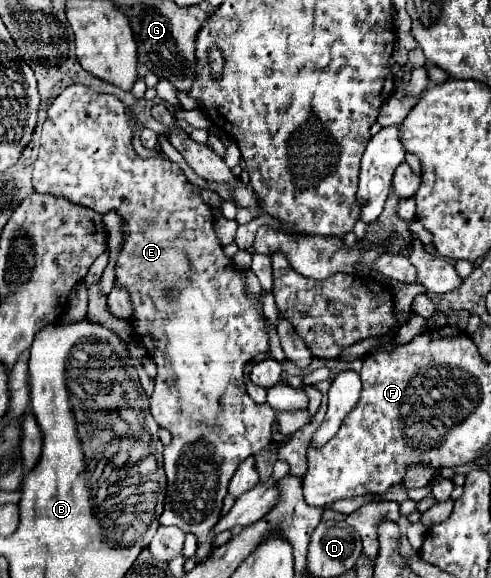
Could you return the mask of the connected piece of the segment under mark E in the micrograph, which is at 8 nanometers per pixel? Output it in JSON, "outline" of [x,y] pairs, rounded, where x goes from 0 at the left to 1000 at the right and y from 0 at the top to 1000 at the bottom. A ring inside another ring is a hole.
{"outline":[[[151,145],[138,149],[98,187],[94,197],[94,211],[86,218],[86,239],[81,239],[81,266],[77,277],[69,280],[69,301],[65,301],[65,315],[69,315],[69,329],[73,332],[98,332],[98,336],[114,336],[114,339],[130,339],[155,353],[167,353],[175,360],[187,360],[200,370],[220,370],[220,367],[236,367],[248,377],[248,401],[253,401],[253,422],[244,433],[244,443],[236,450],[236,495],[261,502],[265,509],[265,522],[269,522],[269,571],[273,571],[273,588],[285,592],[297,609],[310,616],[310,623],[322,633],[322,647],[314,654],[318,671],[314,682],[305,689],[305,716],[314,720],[314,727],[322,730],[326,740],[346,744],[350,751],[350,765],[346,772],[334,775],[334,813],[338,813],[338,827],[342,827],[342,841],[338,841],[338,869],[334,869],[334,886],[326,893],[326,907],[330,910],[363,910],[375,920],[387,920],[399,927],[403,938],[403,952],[399,952],[399,965],[403,972],[415,972],[428,955],[436,955],[436,920],[432,920],[432,907],[440,907],[440,900],[448,900],[448,882],[456,872],[456,862],[464,855],[464,837],[481,817],[481,810],[489,806],[489,799],[505,789],[517,789],[521,782],[530,782],[534,775],[542,775],[550,768],[550,740],[554,730],[562,727],[562,713],[546,702],[546,699],[521,699],[505,678],[501,678],[501,664],[497,664],[497,633],[505,623],[513,623],[513,616],[521,612],[546,612],[550,599],[546,599],[546,564],[538,561],[538,540],[534,540],[534,519],[517,519],[513,512],[505,512],[501,505],[501,467],[489,467],[477,460],[477,453],[468,446],[460,446],[460,439],[452,436],[452,422],[444,415],[444,405],[436,401],[436,374],[432,374],[432,360],[420,356],[407,343],[407,325],[391,322],[383,315],[383,308],[375,304],[371,291],[354,280],[346,280],[342,273],[330,273],[330,263],[322,263],[314,273],[285,273],[269,253],[269,221],[257,201],[257,183],[248,180],[248,173],[232,163],[200,163],[187,152],[171,149],[171,145]]]}

